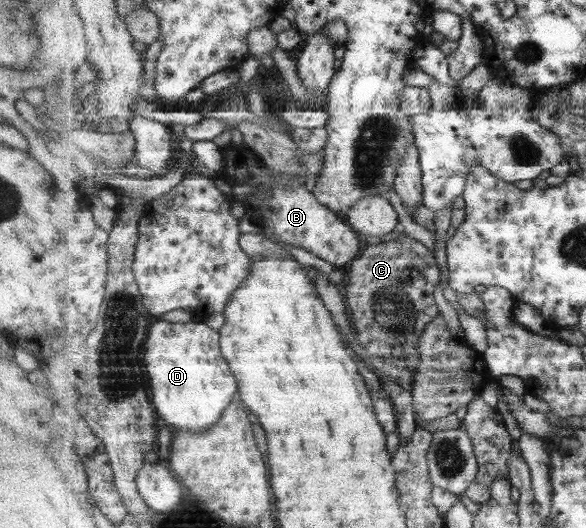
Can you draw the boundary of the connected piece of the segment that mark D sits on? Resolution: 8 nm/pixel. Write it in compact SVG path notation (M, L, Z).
M157 319L149 328L145 345L145 369L148 369L149 388L152 390L152 403L162 421L172 429L185 429L191 432L203 432L216 423L223 411L238 397L239 381L234 370L223 357L221 335L212 329L204 319L186 323L170 323Z

